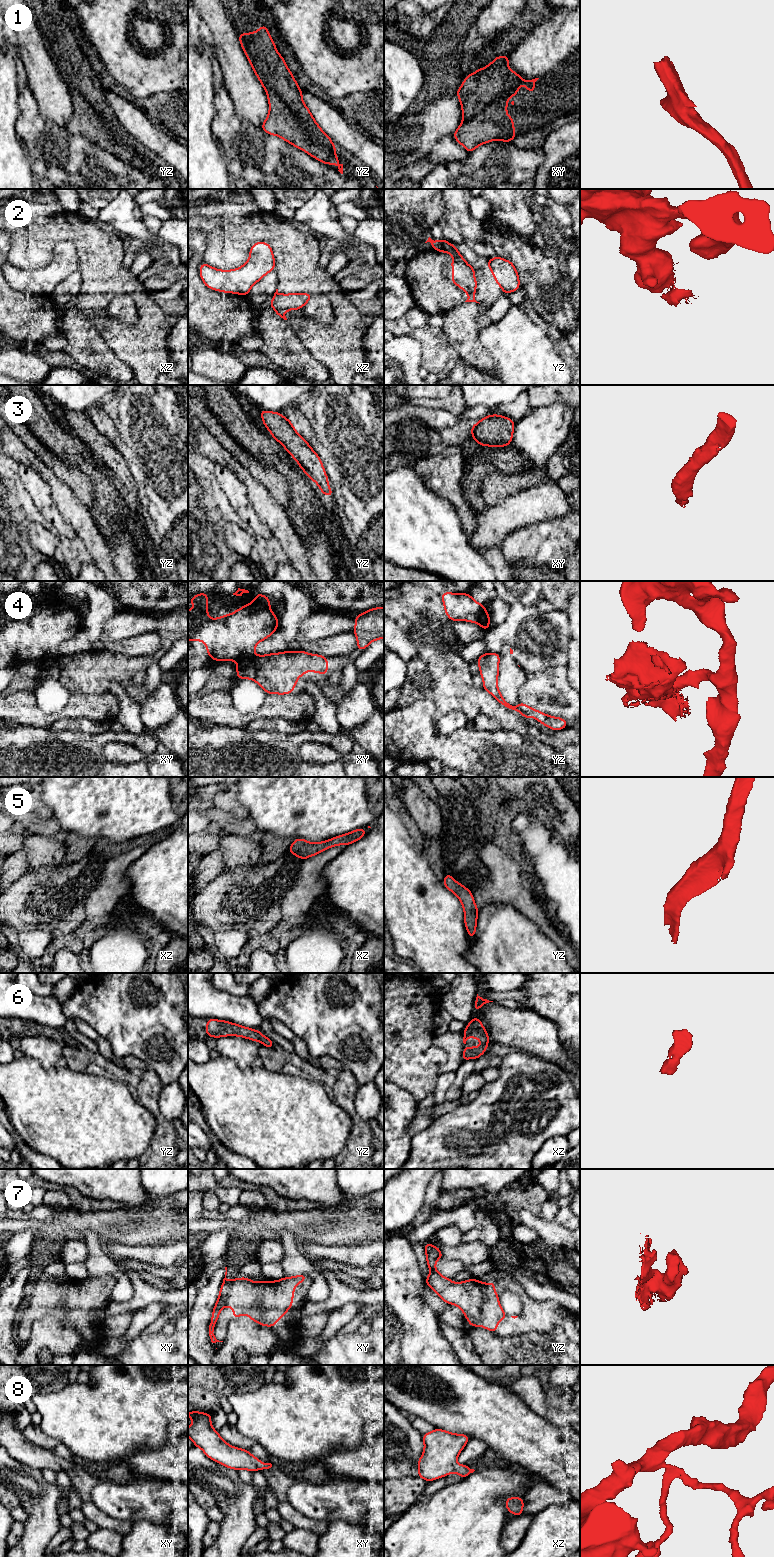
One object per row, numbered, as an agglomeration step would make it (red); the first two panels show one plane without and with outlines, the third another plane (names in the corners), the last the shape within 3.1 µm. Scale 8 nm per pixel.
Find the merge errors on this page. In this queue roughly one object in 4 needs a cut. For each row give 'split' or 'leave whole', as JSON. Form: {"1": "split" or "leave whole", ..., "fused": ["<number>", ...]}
{"1": "split", "2": "split", "3": "leave whole", "4": "split", "5": "leave whole", "6": "leave whole", "7": "leave whole", "8": "leave whole", "fused": ["1", "2", "4"]}

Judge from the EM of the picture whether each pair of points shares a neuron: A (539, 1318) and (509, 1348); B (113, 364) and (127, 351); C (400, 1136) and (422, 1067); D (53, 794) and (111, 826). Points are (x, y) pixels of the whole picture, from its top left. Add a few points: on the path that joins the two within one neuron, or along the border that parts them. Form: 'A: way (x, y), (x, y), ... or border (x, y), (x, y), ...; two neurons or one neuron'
A: border (516, 1333), (536, 1331), (541, 1335); two neurons
B: border (104, 339), (107, 346), (132, 369), (134, 374); two neurons
C: border (394, 1083), (406, 1090), (417, 1103); two neurons
D: way (67, 794), (73, 794), (97, 818); one neuron

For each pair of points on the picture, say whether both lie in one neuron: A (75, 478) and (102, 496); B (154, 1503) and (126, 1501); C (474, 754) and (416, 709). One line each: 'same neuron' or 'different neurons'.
A: same neuron
B: same neuron
C: same neuron

